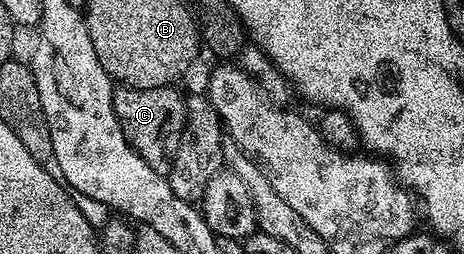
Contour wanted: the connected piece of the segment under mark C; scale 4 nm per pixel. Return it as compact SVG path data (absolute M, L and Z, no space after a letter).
M120 86L119 88L113 89L112 103L114 104L114 112L118 116L118 124L126 136L126 140L134 148L134 152L138 156L142 156L142 160L146 160L146 164L150 164L150 168L163 171L166 166L166 154L164 158L164 137L172 133L172 135L175 135L183 127L186 117L185 95L183 93L180 95L176 91L176 88L172 86L142 88L141 90L133 90L131 86Z

